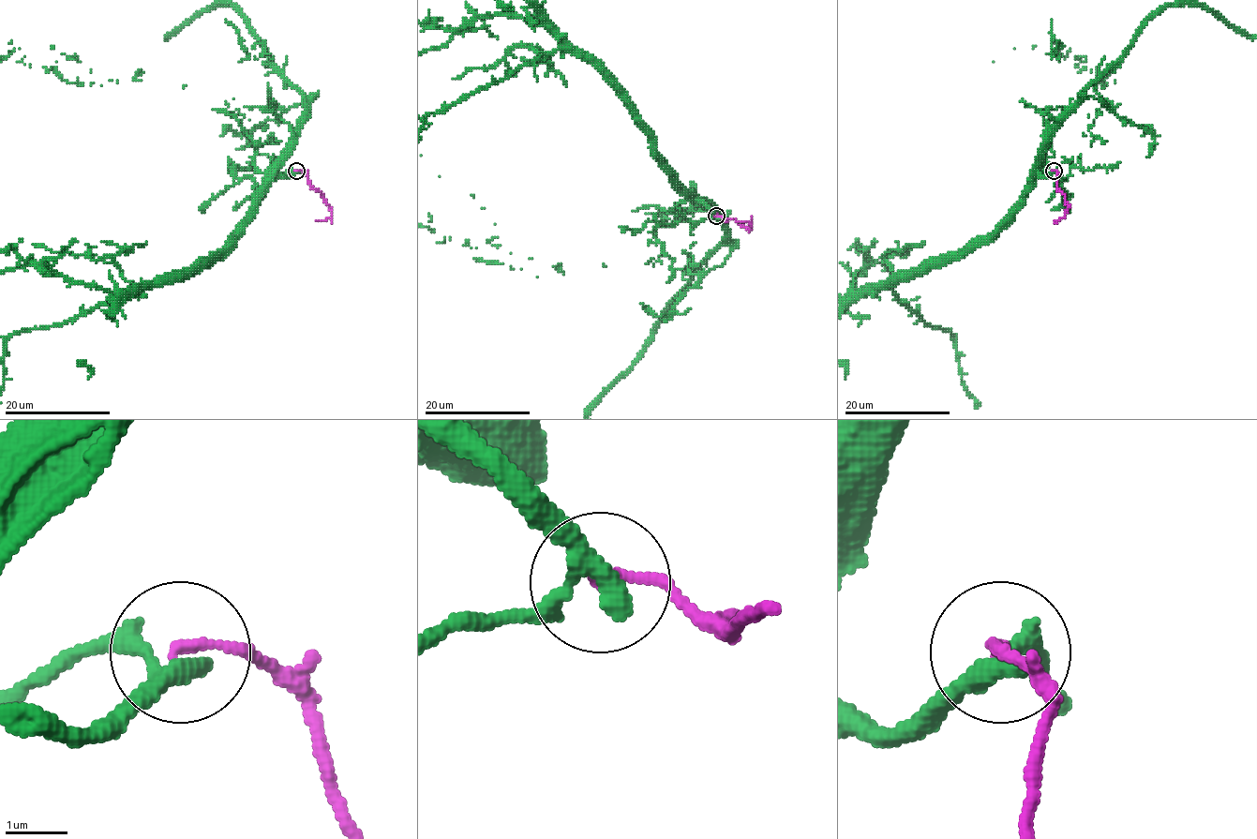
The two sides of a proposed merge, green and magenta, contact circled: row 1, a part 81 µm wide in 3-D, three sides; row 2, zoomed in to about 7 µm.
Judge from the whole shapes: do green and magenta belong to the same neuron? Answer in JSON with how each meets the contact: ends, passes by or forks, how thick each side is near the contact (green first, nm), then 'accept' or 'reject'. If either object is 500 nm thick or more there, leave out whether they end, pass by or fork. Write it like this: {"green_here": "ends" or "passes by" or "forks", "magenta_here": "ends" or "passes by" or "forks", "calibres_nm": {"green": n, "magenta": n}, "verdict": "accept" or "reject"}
{"green_here": "passes by", "magenta_here": "ends", "calibres_nm": {"green": 320, "magenta": 180}, "verdict": "reject"}

